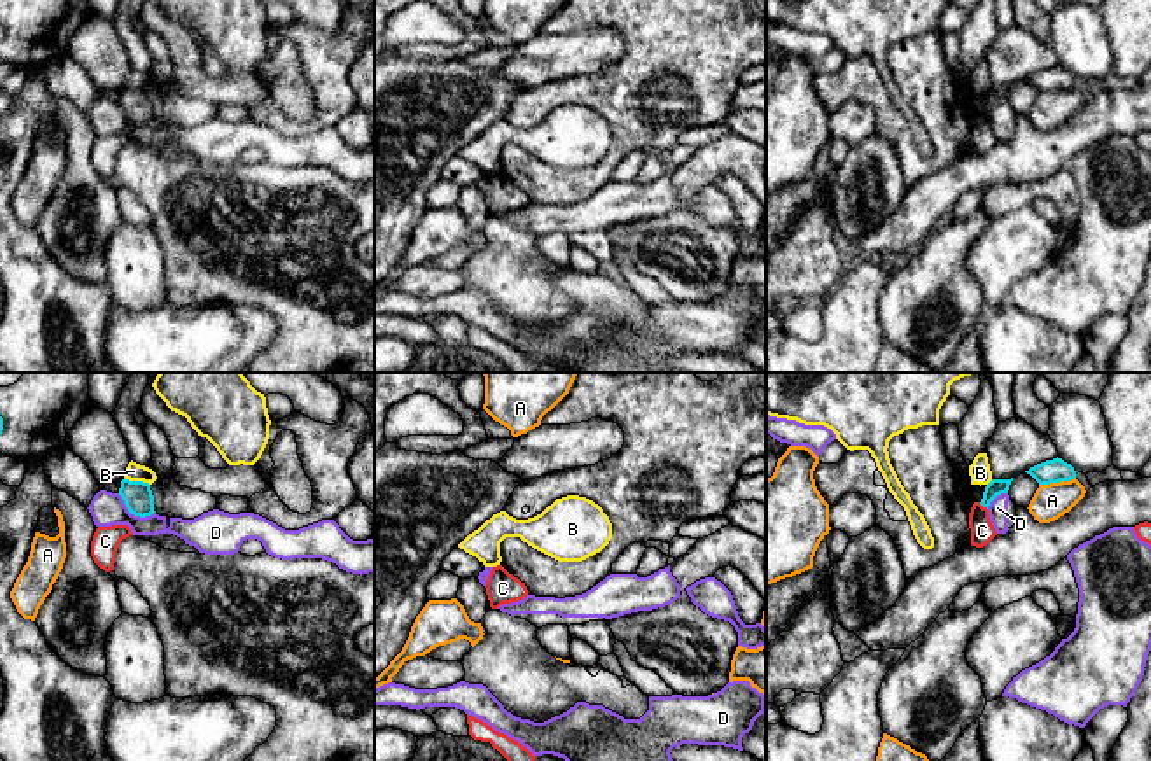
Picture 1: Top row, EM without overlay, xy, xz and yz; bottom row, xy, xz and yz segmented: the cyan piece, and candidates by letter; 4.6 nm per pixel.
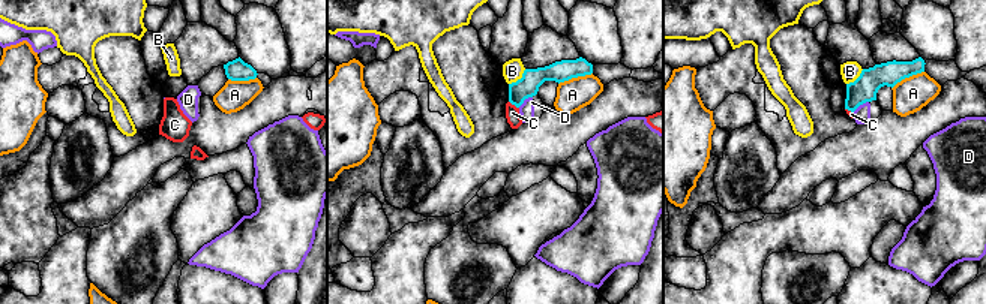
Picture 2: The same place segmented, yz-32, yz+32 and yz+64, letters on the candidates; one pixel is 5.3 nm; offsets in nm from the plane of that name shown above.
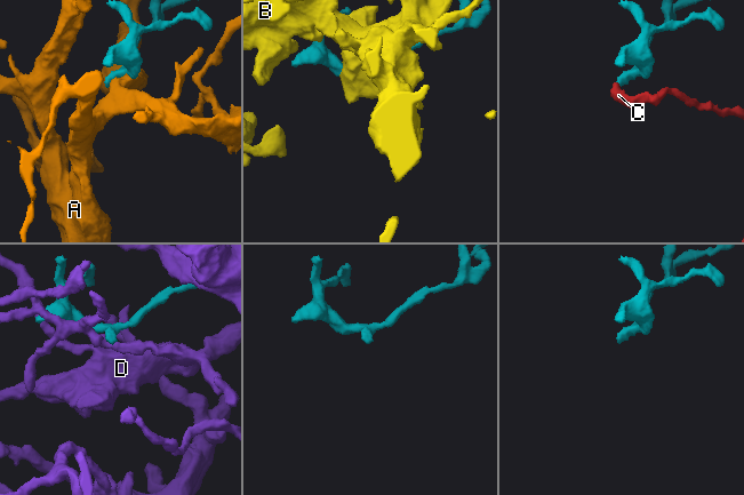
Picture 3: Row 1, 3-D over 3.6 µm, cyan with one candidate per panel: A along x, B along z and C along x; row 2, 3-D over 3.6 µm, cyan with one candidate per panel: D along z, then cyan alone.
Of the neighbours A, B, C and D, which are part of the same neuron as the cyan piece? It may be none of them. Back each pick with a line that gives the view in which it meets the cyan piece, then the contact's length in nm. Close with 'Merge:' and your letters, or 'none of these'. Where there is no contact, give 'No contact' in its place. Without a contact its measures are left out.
Merge: none of these

